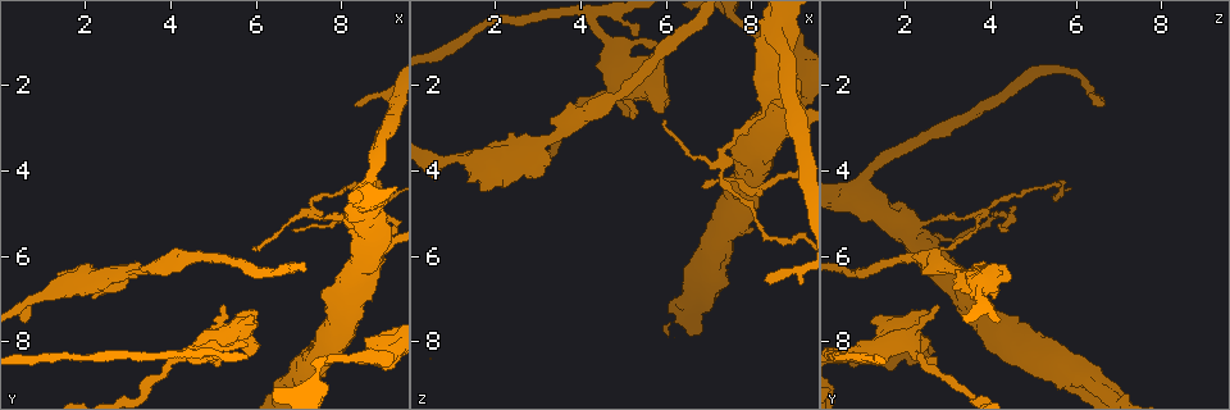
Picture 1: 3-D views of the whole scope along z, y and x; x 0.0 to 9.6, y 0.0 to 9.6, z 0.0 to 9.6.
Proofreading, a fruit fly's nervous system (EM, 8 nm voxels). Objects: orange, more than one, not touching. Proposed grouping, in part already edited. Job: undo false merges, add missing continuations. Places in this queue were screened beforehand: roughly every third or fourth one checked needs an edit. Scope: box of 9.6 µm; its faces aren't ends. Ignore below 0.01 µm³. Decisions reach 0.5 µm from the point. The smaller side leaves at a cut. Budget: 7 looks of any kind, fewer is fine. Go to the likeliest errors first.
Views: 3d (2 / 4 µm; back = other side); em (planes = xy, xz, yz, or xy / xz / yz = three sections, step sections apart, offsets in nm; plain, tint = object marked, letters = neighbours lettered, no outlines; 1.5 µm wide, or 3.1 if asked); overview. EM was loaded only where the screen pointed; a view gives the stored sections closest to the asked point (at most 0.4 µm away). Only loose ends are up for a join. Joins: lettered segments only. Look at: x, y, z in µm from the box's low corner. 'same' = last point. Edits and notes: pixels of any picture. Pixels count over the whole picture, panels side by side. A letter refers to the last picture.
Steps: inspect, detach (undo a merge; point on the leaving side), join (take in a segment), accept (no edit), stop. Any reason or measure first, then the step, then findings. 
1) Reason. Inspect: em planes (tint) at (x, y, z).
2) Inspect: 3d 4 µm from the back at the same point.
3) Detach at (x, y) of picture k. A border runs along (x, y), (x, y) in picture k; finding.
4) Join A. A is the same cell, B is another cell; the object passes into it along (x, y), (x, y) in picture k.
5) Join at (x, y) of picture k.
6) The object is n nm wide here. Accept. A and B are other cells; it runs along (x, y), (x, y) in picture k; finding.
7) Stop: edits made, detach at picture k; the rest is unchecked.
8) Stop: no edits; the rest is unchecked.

Inspect: em planes (letters) at (0.65, 7.50, 4.15).

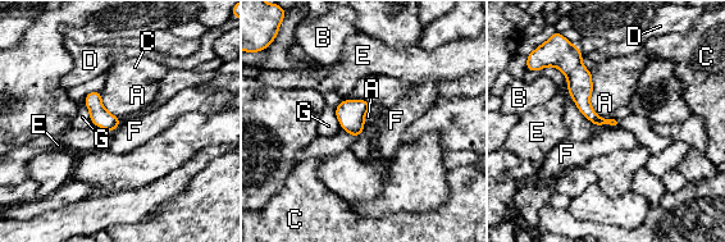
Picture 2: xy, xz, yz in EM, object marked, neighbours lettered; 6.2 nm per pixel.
Accept. A, B, C, D, E, F and G are other cells; it runs along (570, 58), (586, 109), (616, 123) in picture 2; no lettered segment goes on from it.

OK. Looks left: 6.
An open end. Inspect: em planes (letters) at (3.35, 6.15, 3.70).

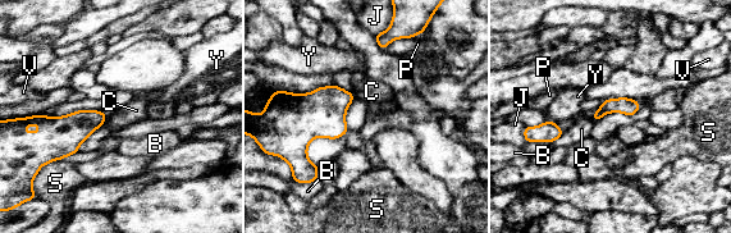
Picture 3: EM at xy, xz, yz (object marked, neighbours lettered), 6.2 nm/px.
Accept. B, C, J, P, S, V and Y are other cells; a border runs along (108, 117), (101, 124) in picture 3; no lettered segment goes on from it.

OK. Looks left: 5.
Stops while still wide. Inspect: em planes (letters) at (5.85, 7.45, 1.20).

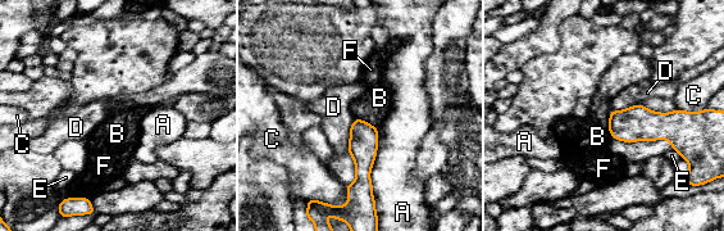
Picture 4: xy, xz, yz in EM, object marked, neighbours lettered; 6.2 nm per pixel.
Accept. A, B, C, D, E and F are other cells; a border runs along (608, 119), (608, 130), (613, 137) in picture 4; no lettered segment goes on from it.

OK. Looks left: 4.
Stop: no edits; the rest is unchecked.

